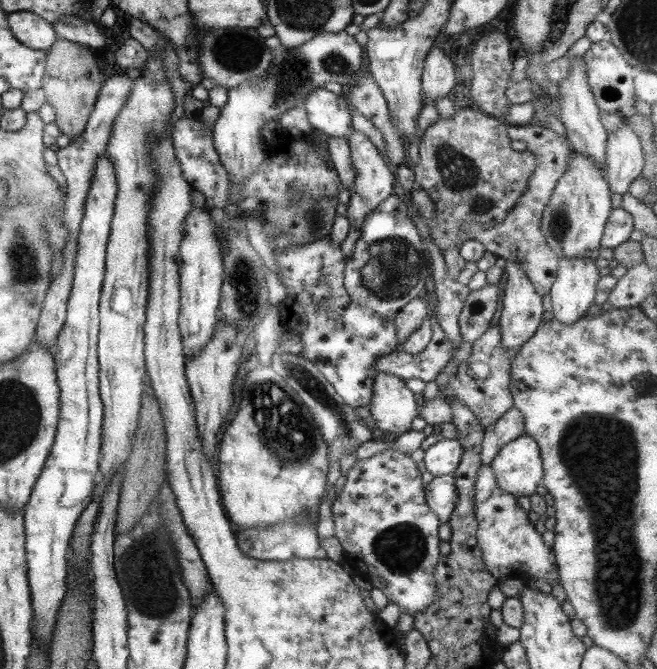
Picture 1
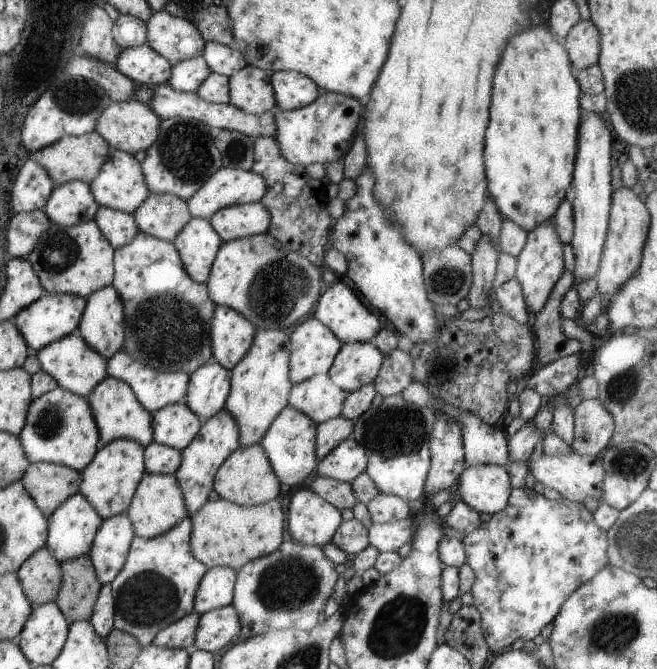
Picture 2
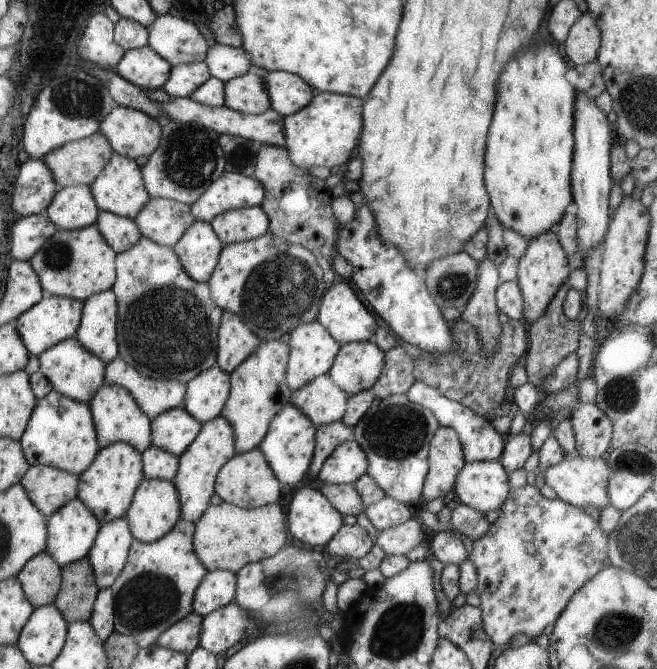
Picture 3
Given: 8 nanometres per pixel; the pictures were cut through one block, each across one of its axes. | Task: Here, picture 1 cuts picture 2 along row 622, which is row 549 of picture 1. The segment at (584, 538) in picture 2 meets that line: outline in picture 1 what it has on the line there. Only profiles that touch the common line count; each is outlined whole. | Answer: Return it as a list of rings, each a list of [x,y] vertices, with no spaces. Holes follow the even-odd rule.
[[[481,464],[474,480],[474,517],[478,522],[476,543],[482,554],[482,561],[491,576],[523,578],[529,583],[545,587],[548,582],[558,583],[556,564],[549,559],[551,551],[545,546],[527,519],[525,512],[517,504],[516,497],[508,495],[497,487],[495,474],[489,465]]]

